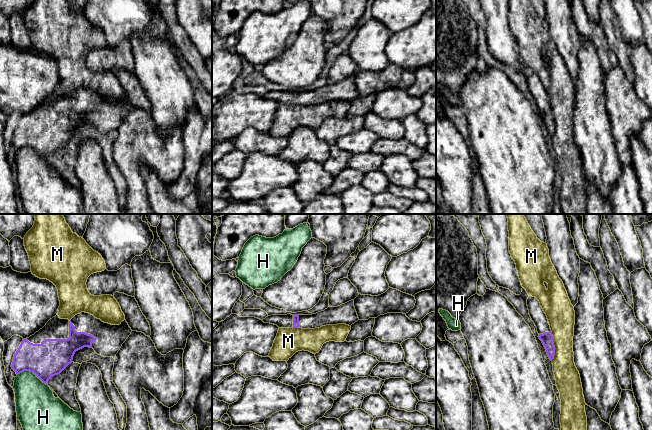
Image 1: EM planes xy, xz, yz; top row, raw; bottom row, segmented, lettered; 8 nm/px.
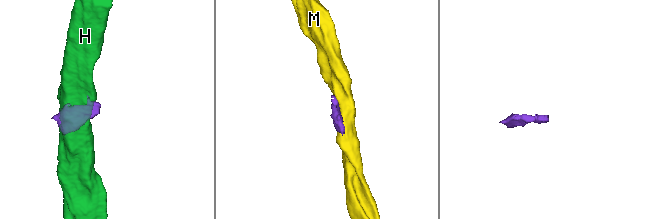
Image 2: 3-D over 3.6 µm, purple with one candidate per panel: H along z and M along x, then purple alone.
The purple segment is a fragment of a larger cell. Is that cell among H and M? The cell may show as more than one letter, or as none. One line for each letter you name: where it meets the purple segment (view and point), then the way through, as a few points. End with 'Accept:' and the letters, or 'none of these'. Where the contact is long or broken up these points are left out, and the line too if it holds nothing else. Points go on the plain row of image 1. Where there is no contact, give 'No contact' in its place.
Accept: none of these

